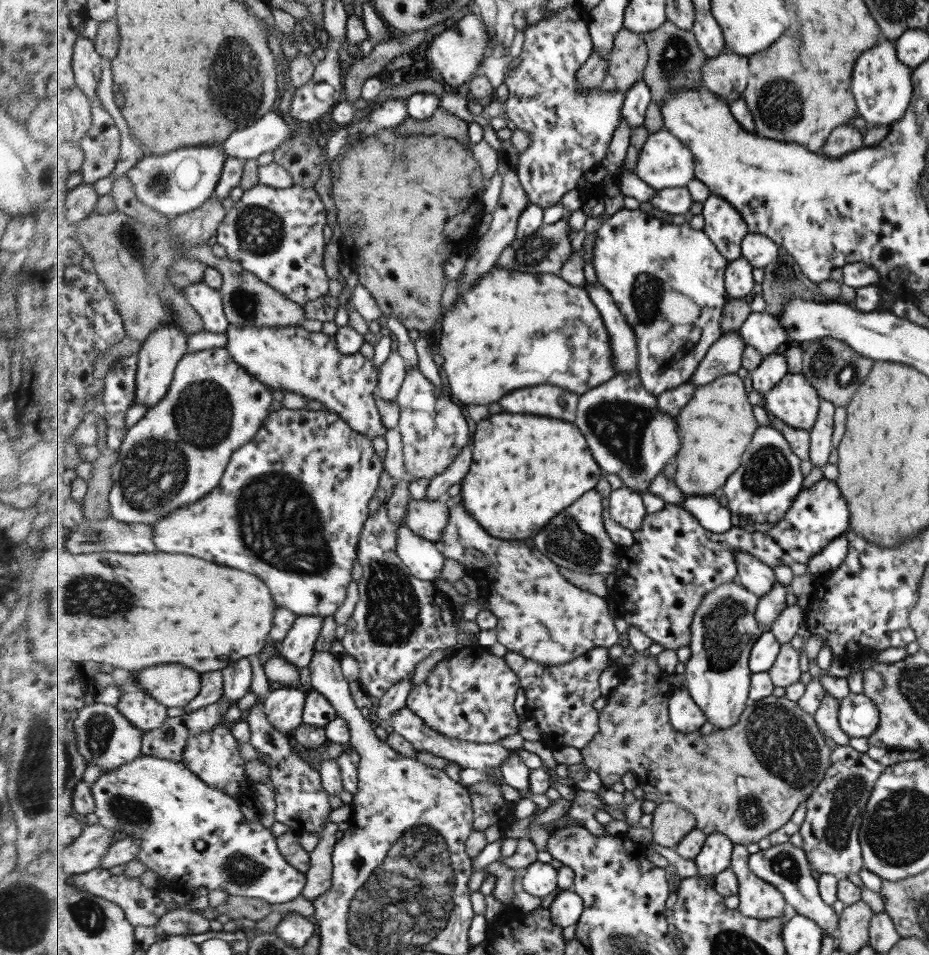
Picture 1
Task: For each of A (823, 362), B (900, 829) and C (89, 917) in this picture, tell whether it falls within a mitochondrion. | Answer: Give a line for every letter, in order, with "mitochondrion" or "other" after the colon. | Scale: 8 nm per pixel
A: mitochondrion
B: mitochondrion
C: mitochondrion

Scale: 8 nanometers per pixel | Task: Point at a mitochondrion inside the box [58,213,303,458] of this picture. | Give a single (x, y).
(128, 237)

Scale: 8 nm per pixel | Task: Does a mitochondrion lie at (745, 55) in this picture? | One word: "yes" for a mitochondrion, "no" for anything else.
no

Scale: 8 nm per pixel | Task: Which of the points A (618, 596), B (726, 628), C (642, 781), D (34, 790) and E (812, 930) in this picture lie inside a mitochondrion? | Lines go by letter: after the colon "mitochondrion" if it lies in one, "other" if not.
A: other
B: mitochondrion
C: other
D: mitochondrion
E: other

